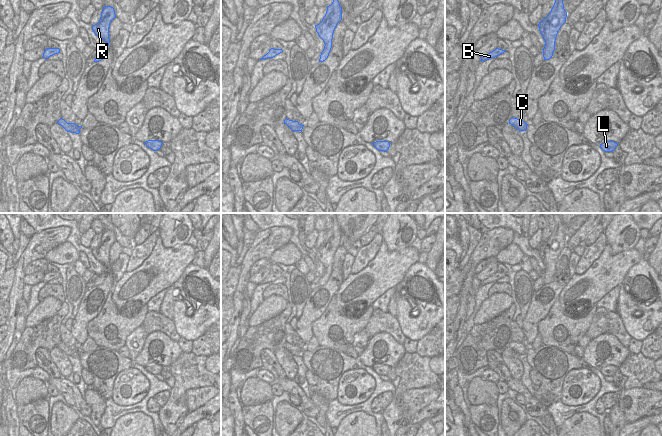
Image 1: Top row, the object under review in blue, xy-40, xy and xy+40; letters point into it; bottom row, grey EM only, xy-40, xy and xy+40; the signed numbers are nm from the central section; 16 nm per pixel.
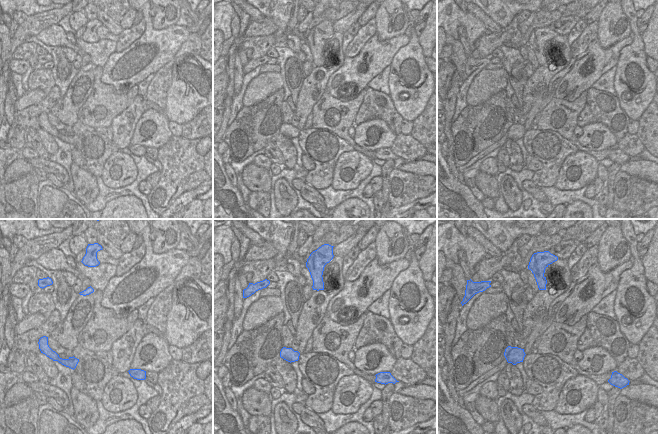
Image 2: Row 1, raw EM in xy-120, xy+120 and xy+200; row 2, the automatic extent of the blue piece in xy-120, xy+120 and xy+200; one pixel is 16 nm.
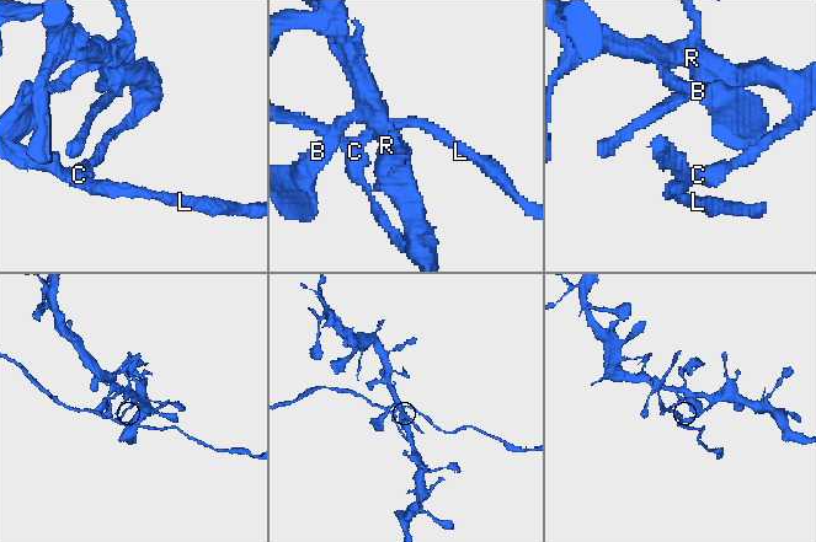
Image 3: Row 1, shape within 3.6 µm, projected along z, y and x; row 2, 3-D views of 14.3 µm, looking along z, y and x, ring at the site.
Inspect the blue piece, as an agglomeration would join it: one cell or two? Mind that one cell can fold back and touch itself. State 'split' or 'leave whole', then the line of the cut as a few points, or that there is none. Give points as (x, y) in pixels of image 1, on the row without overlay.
split; cut xy (286, 343), (286, 346), (295, 354)

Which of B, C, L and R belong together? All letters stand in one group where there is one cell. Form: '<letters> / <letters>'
B C R / L

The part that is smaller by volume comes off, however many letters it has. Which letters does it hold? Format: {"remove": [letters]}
{"remove": ["L"]}

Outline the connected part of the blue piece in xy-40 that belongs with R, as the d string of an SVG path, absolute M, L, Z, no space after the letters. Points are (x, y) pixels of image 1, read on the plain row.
M104 230L100 244L92 250L92 254L96 260L103 263L109 270L109 251L112 244L116 242L115 234L111 230Z

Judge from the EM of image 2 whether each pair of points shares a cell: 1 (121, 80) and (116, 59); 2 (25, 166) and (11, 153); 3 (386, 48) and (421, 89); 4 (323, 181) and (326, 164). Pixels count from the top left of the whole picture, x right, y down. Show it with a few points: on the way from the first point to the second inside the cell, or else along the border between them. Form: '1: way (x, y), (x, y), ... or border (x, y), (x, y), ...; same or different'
1: way (119, 75), (118, 64); same
2: border (20, 156), (10, 164); different
3: border (409, 40), (398, 50), (389, 65); different
4: way (323, 177), (324, 168); same

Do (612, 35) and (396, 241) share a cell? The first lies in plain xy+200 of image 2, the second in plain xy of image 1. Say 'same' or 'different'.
same

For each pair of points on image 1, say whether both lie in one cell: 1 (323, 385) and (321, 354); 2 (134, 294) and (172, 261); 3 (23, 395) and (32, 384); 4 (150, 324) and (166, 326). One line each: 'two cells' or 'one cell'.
1: one cell
2: one cell
3: one cell
4: one cell

